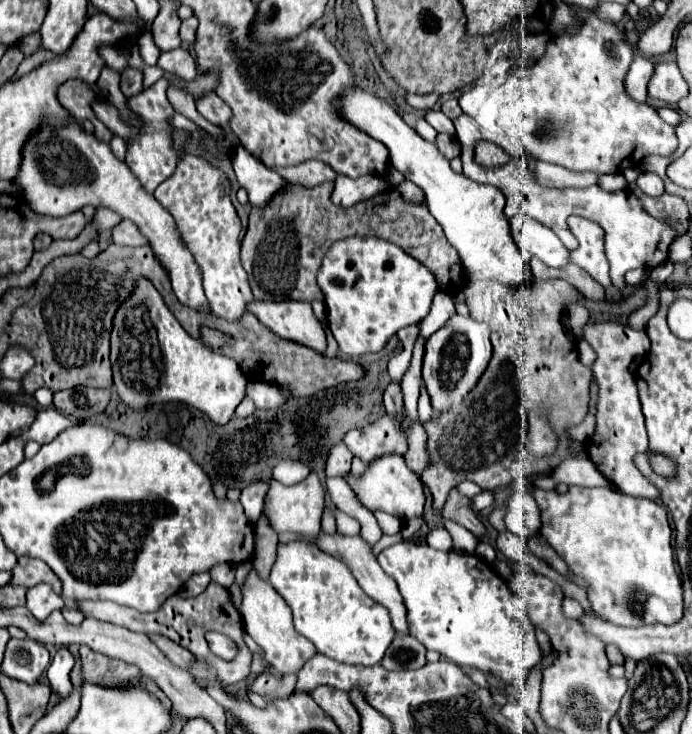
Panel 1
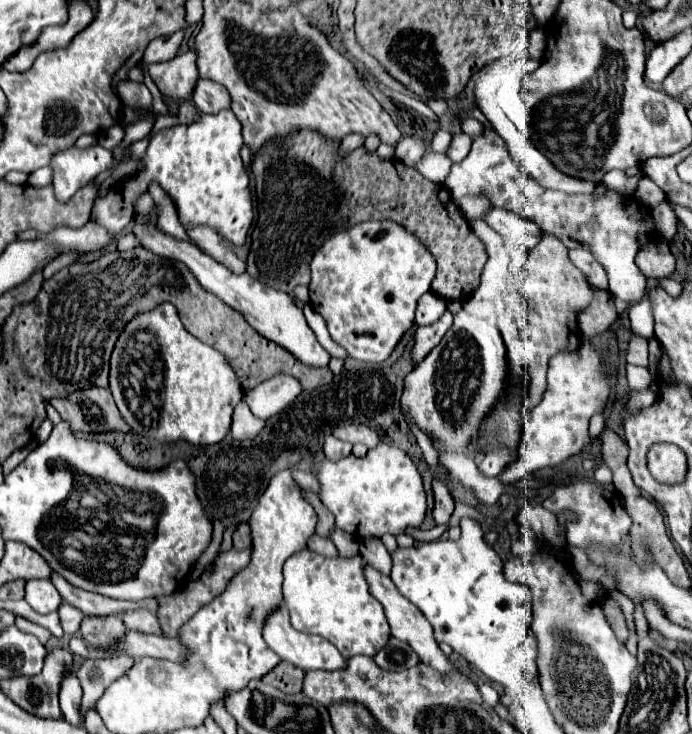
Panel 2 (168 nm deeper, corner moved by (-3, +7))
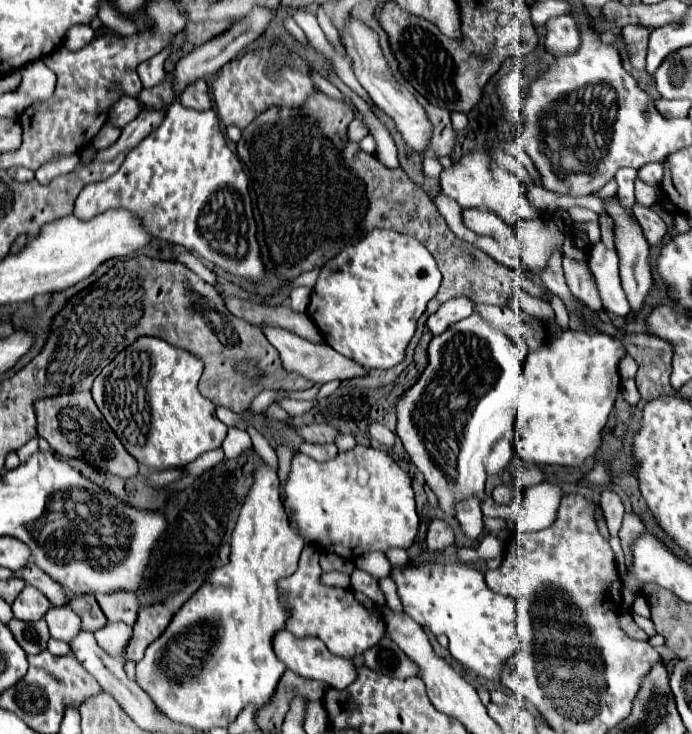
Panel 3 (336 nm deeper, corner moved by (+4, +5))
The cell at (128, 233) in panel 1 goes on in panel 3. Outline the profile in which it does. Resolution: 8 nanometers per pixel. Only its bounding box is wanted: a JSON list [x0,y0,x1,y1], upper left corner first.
[259,324,365,384]

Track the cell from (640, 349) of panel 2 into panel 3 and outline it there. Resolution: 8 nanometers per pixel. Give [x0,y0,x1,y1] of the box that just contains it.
[619,356,637,380]

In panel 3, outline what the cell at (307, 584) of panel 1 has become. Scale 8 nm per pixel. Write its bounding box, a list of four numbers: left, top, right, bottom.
[279,546,385,658]

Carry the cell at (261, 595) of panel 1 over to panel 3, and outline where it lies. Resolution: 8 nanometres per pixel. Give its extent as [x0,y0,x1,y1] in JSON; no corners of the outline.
[273,630,357,690]

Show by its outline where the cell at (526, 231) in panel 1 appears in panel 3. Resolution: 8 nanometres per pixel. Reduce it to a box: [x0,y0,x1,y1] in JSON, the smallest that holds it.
[463,208,515,242]

